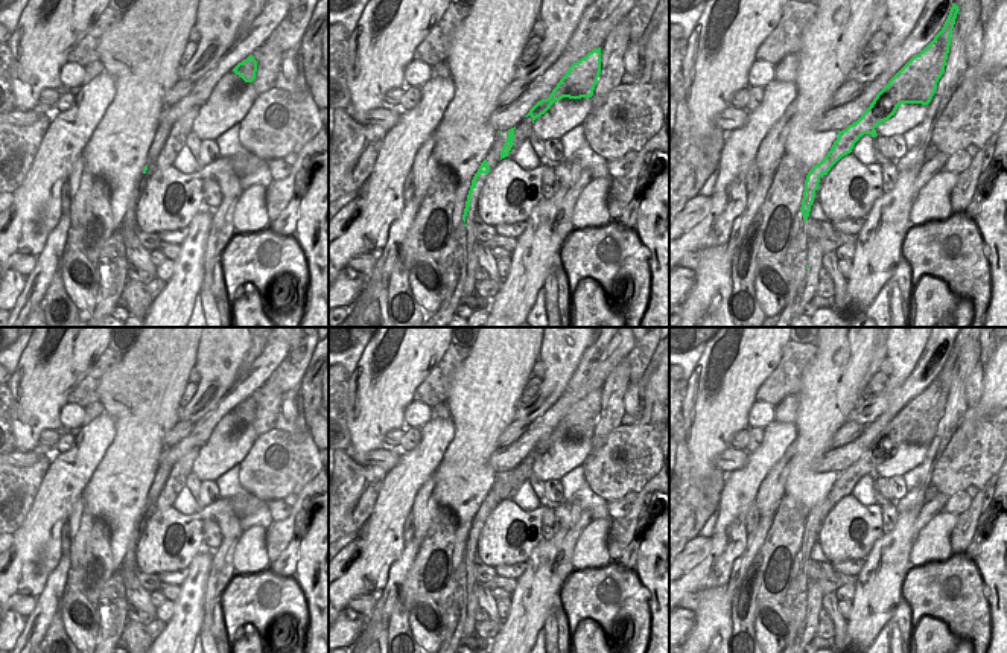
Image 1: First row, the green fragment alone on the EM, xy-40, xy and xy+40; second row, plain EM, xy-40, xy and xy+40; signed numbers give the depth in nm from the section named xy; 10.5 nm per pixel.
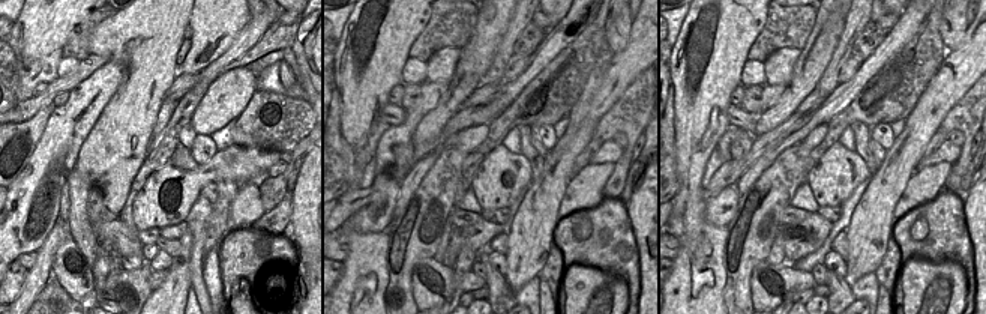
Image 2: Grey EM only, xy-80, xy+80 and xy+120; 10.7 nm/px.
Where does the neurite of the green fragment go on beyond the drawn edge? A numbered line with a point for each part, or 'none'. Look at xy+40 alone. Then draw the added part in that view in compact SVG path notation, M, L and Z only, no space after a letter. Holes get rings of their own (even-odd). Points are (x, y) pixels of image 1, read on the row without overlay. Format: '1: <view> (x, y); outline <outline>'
1: xy+40 (794, 603); outline M802 551L794 560L793 578L780 606L791 618L791 642L782 650L782 653L794 653L802 641L806 627L808 577L805 572Z

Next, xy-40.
none

